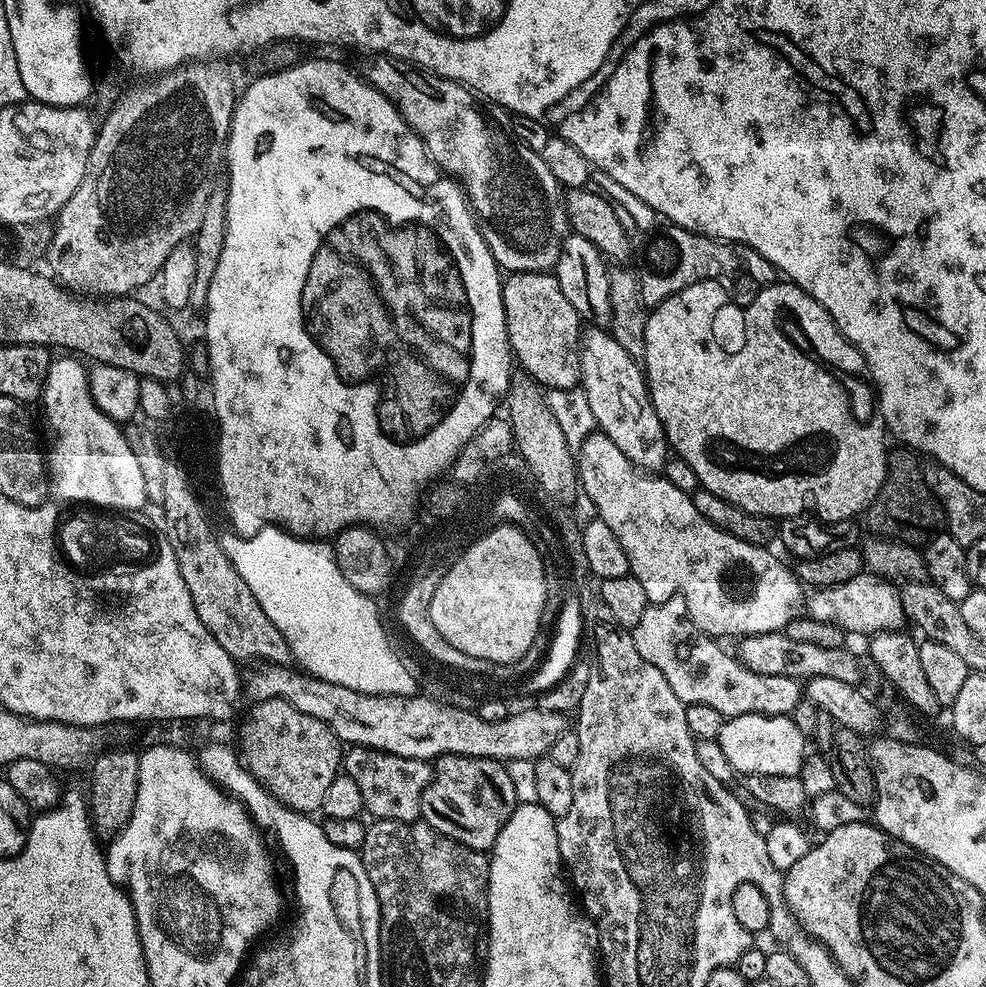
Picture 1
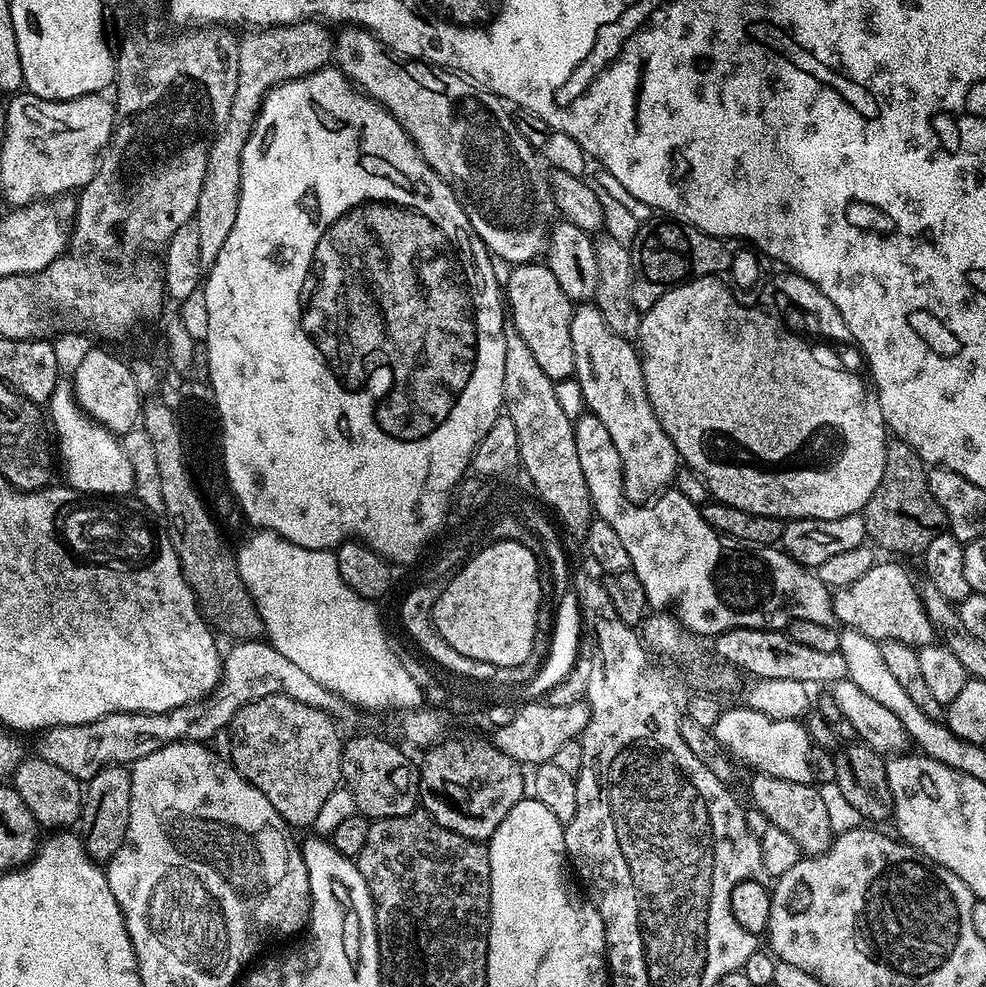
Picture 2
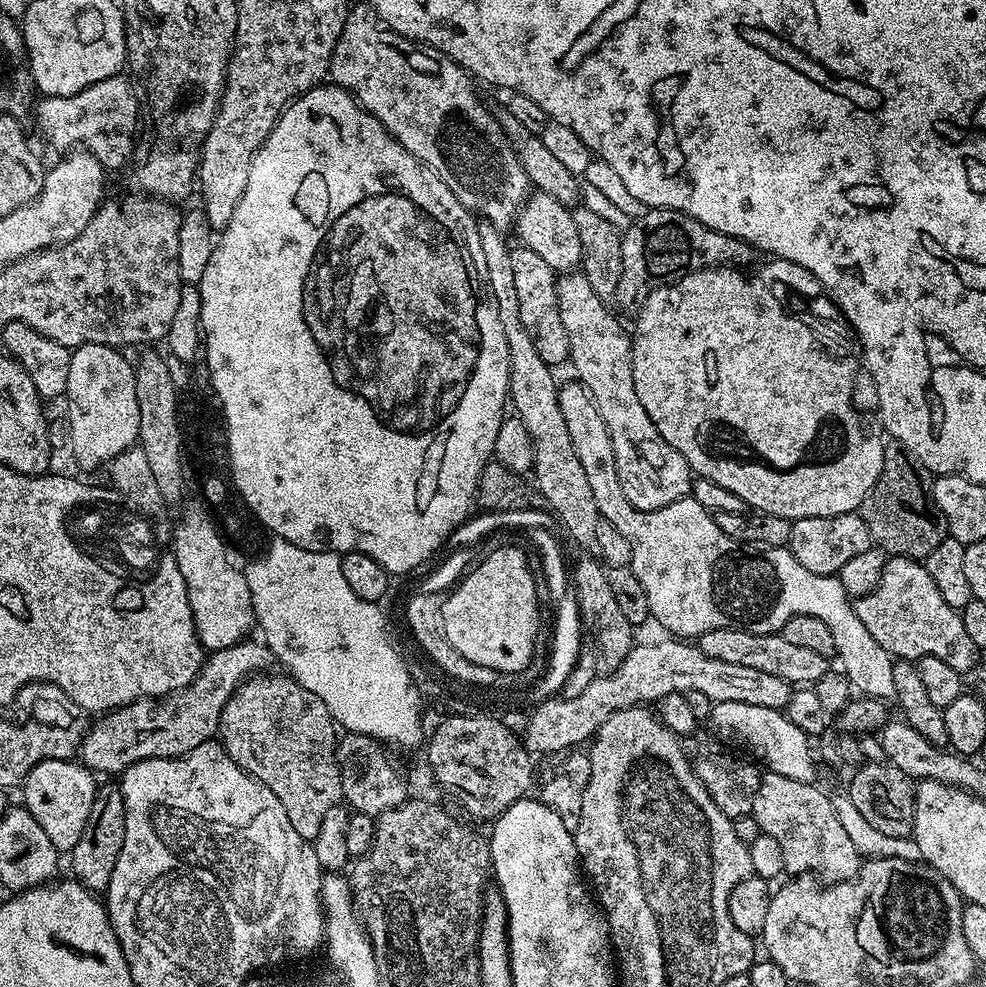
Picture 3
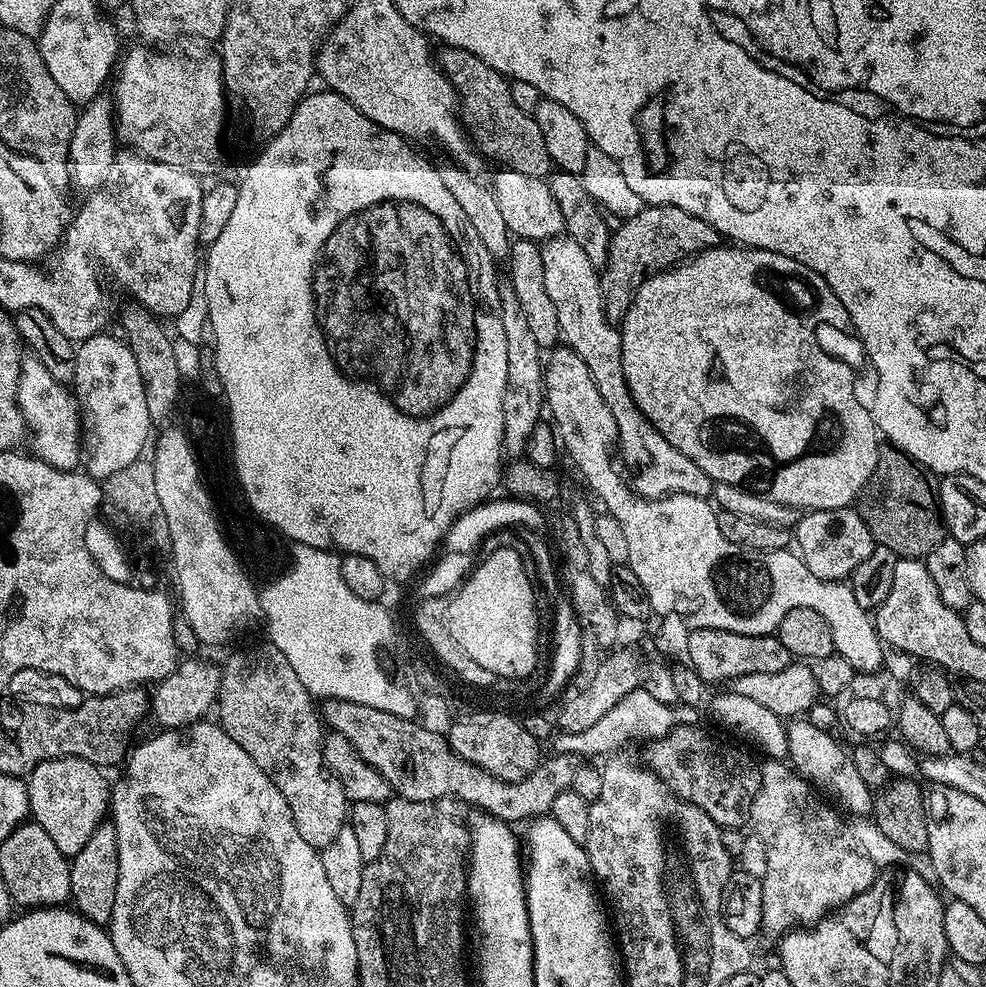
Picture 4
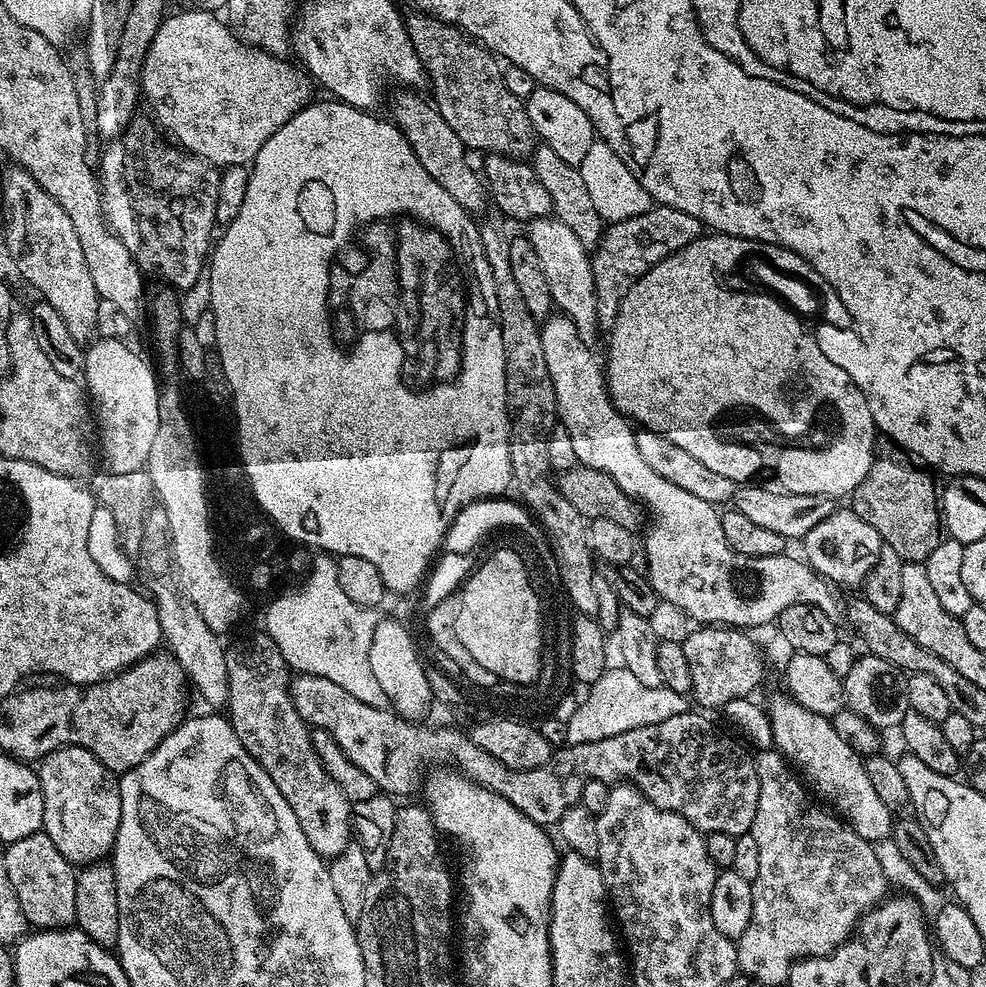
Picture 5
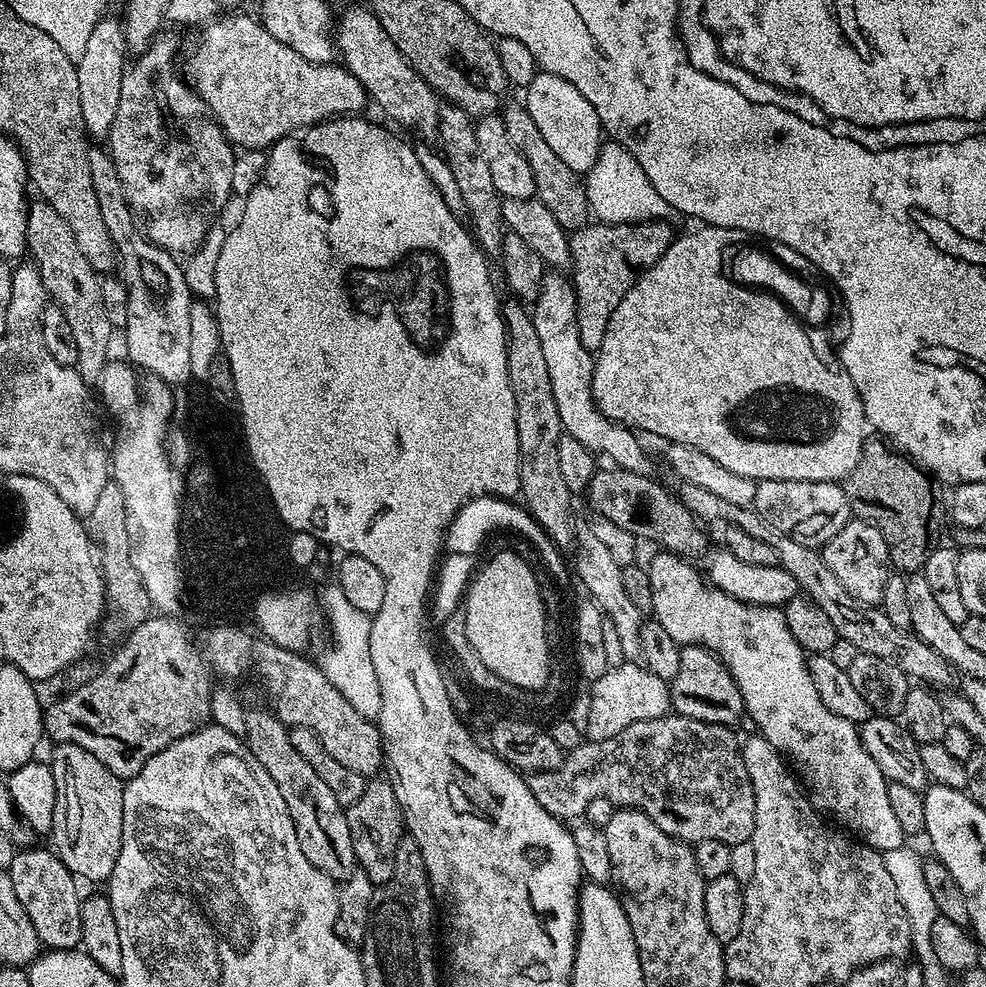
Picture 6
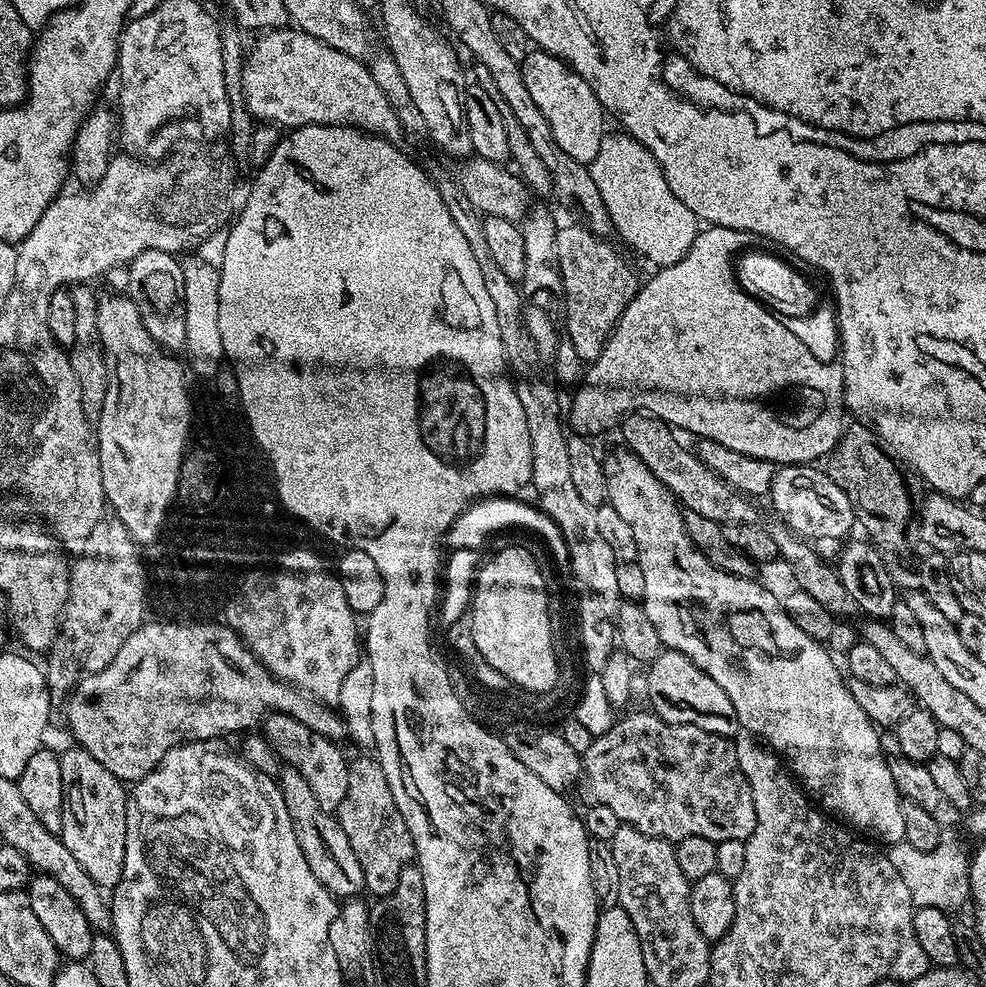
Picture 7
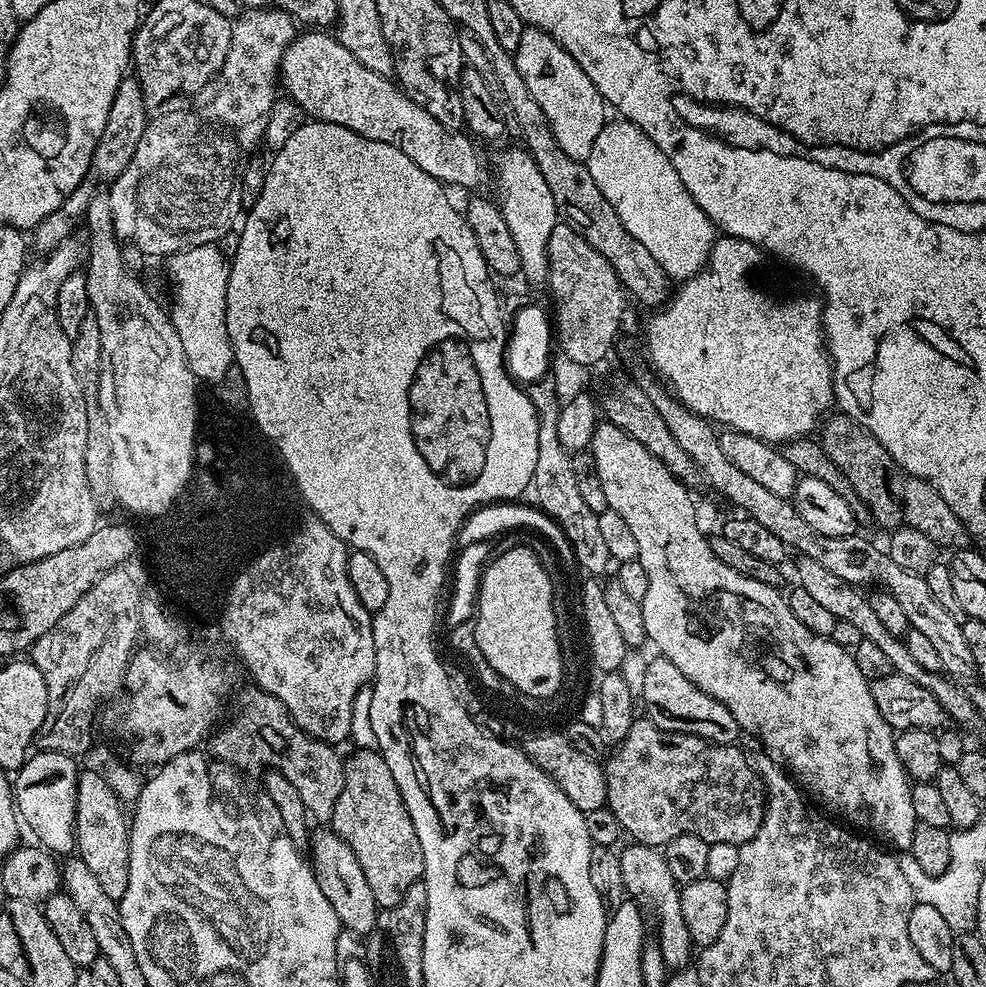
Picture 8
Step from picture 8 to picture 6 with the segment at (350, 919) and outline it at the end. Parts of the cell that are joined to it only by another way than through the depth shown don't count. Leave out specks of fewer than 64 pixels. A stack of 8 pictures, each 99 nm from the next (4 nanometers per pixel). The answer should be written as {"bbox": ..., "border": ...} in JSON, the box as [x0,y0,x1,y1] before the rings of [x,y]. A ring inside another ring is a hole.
{"bbox":[245,707,358,882],"border":[[[267,707],[248,710],[245,720],[247,746],[253,752],[254,758],[266,768],[266,773],[274,778],[279,793],[286,800],[290,818],[294,822],[294,830],[298,834],[298,846],[302,846],[302,854],[306,854],[306,858],[310,858],[310,862],[314,862],[314,866],[318,866],[318,870],[322,870],[322,874],[326,874],[333,882],[347,880],[353,872],[357,871],[358,865],[354,854],[354,842],[350,842],[348,813],[338,802],[334,790],[330,790],[330,786],[326,786],[326,782],[318,774],[318,770],[314,770],[314,766],[310,766],[310,762],[306,762],[306,758],[302,758],[302,754],[298,754],[298,750],[294,750],[294,742],[290,742],[288,725],[280,721],[271,710]]]}

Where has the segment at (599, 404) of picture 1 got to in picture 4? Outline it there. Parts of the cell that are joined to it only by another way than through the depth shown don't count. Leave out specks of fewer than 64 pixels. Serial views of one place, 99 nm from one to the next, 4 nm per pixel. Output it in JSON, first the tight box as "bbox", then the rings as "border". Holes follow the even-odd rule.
{"bbox":[540,234,714,500],"border":[[[567,234],[543,241],[540,249],[542,250],[542,270],[546,270],[546,290],[550,293],[554,310],[558,314],[558,326],[563,343],[573,348],[578,358],[582,358],[582,362],[586,362],[586,370],[590,370],[590,378],[594,378],[594,386],[598,386],[598,394],[602,394],[602,402],[606,402],[606,406],[610,406],[610,414],[614,414],[618,456],[619,459],[622,458],[628,463],[626,480],[632,491],[646,500],[659,500],[662,496],[676,494],[711,497],[714,492],[714,481],[710,478],[710,474],[706,474],[702,466],[690,462],[690,458],[686,458],[682,450],[670,446],[670,442],[666,442],[666,438],[662,438],[662,434],[658,434],[656,427],[642,414],[642,410],[638,410],[638,406],[632,401],[631,394],[628,393],[628,383],[622,370],[620,329],[617,325],[611,324],[604,313],[604,295],[600,289],[598,269],[590,262],[590,258],[586,258],[582,246],[578,246],[578,242],[574,242]]]}

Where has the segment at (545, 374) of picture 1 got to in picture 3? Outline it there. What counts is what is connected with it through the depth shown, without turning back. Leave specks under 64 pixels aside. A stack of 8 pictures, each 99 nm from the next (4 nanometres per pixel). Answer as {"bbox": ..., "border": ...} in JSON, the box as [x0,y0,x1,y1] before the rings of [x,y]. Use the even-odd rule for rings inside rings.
{"bbox":[510,246,570,366],"border":[[[523,246],[512,248],[510,263],[514,273],[514,287],[518,293],[518,314],[522,318],[522,326],[526,326],[526,334],[530,334],[530,342],[534,342],[534,350],[538,350],[538,358],[550,366],[557,366],[563,360],[565,363],[570,357],[570,338],[566,338],[566,326],[562,326],[562,314],[558,314],[557,272],[540,255],[534,254],[534,250]]]}

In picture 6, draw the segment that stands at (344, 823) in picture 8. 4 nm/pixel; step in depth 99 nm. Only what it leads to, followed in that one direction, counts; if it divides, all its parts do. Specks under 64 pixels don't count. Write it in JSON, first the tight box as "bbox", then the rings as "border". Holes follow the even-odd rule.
{"bbox":[346,778,405,885],"border":[[[372,778],[365,783],[362,798],[346,809],[350,826],[350,842],[354,842],[354,854],[359,871],[370,878],[374,885],[390,882],[396,869],[396,851],[405,839],[404,815],[398,806],[398,794],[386,778]]]}

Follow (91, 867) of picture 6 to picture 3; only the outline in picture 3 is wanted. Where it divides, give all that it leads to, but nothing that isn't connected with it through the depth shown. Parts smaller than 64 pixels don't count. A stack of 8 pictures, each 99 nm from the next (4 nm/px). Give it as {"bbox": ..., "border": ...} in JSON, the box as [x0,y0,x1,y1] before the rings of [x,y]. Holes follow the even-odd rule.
{"bbox":[22,759,98,854],"border":[[[75,759],[38,762],[34,766],[34,770],[30,770],[30,774],[24,779],[22,804],[30,814],[34,814],[38,826],[42,826],[42,830],[50,838],[50,842],[54,842],[56,851],[68,854],[71,853],[74,846],[78,846],[78,838],[82,838],[82,830],[86,830],[86,818],[90,818],[90,806],[94,806],[94,794],[97,787],[98,780],[94,773]]]}

